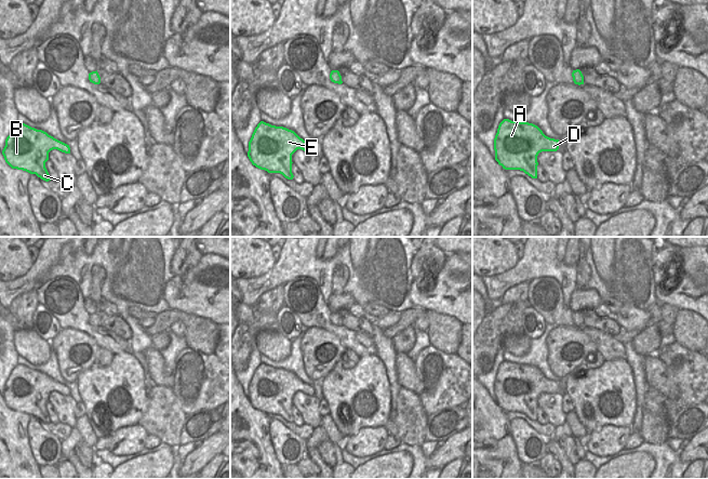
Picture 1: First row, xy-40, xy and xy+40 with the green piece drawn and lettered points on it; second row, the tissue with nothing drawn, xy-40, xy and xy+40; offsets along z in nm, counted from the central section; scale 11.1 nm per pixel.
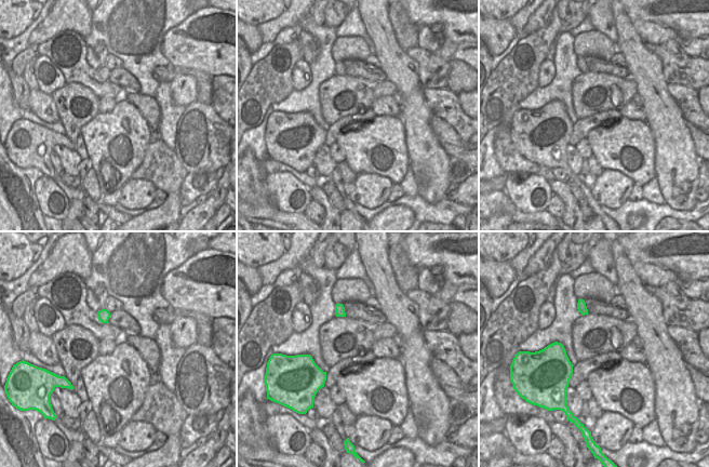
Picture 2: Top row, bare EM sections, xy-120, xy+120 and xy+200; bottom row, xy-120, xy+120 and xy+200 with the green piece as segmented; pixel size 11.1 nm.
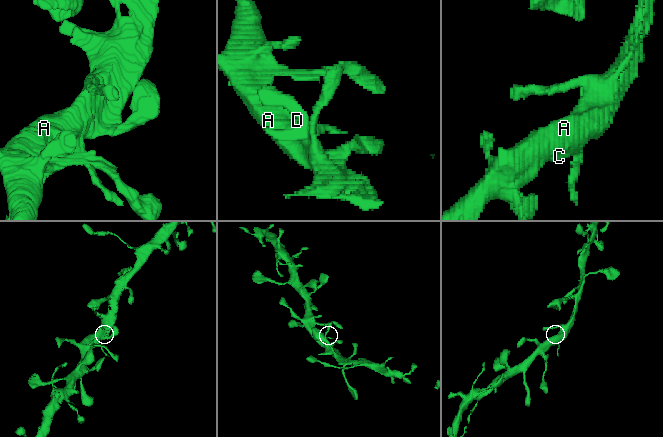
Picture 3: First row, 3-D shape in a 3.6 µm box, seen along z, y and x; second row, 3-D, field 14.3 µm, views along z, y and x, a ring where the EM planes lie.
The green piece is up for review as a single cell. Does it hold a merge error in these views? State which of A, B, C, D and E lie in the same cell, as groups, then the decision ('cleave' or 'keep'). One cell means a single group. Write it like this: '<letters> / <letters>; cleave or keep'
A B C D E; keep

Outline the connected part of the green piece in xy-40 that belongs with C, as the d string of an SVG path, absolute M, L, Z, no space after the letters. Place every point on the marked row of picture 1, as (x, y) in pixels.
M17 122L5 139L2 155L12 169L36 174L41 179L49 182L51 179L45 162L49 160L49 152L53 149L70 154L69 145L42 130Z

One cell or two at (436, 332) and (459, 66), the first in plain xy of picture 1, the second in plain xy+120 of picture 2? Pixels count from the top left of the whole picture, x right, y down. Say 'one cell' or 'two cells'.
one cell

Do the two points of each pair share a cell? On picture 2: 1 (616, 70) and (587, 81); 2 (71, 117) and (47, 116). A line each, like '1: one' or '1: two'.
1: two
2: two

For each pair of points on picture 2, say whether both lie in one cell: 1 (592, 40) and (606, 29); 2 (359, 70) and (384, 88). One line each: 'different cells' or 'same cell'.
1: different cells
2: different cells

